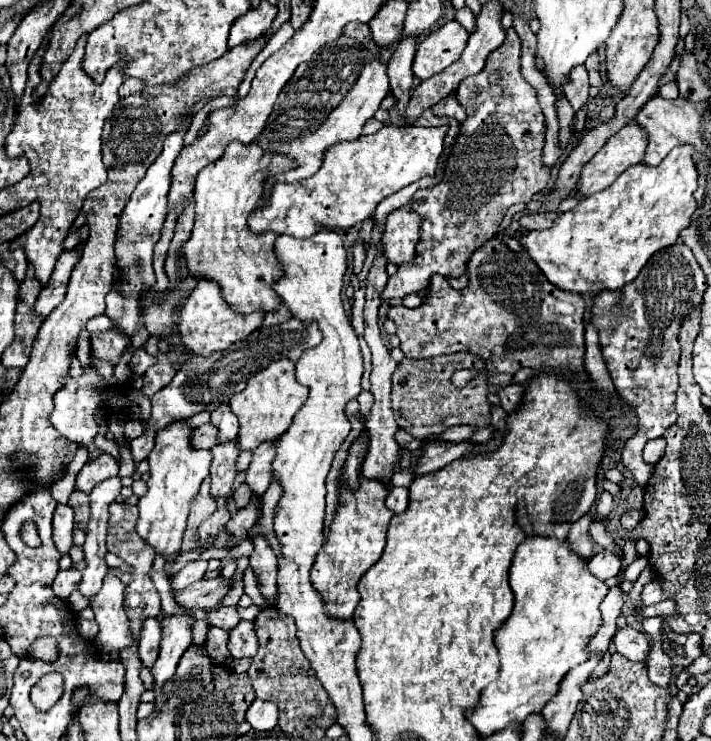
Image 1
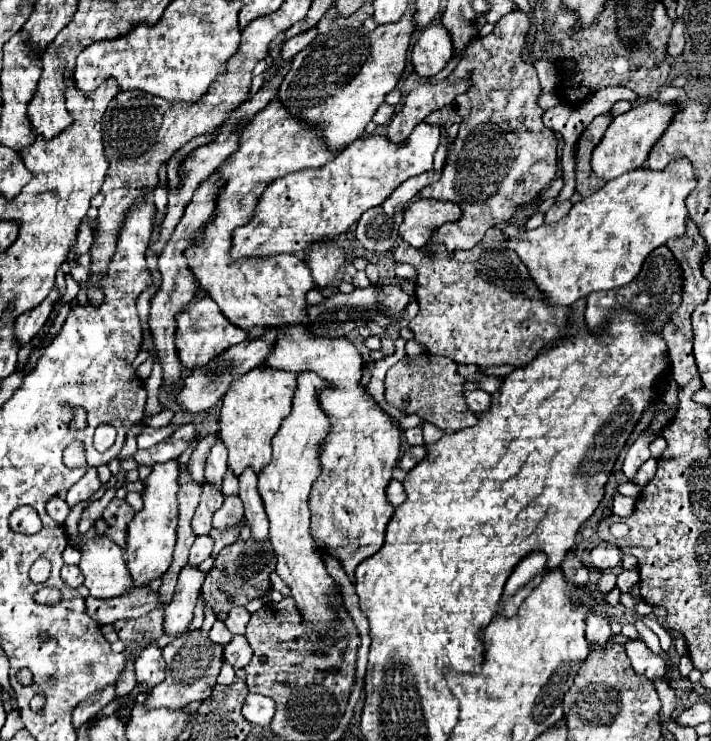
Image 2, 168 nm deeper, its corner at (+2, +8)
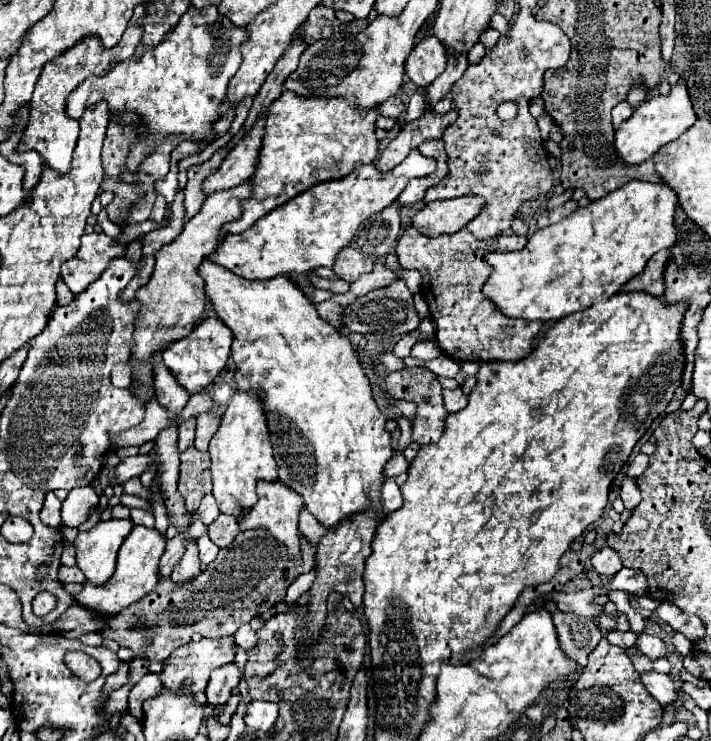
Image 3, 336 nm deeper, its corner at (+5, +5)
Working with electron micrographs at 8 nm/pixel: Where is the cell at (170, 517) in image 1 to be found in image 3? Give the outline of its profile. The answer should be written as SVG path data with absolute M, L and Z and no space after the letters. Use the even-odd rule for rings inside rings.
M136 525L118 551L116 571L110 577L110 581L102 585L94 585L86 581L82 585L82 591L72 595L74 603L82 605L84 609L90 609L92 613L98 613L100 617L112 617L120 613L126 605L140 601L146 593L150 593L158 585L158 561L164 553L164 547L166 547L166 539L156 529L146 529L142 525Z

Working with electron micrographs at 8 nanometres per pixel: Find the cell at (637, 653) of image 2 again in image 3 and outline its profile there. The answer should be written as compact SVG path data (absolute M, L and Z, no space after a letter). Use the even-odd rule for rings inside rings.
M652 671L652 673L642 675L642 683L644 683L644 687L658 699L658 703L660 703L662 707L666 707L666 705L670 705L670 703L676 703L678 691L676 691L674 681L672 681L668 675Z

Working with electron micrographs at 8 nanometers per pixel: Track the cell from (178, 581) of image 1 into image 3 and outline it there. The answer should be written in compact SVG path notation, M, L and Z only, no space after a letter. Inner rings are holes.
M202 535L200 539L196 539L196 543L198 543L198 551L200 551L200 561L206 565L212 563L218 555L218 545L214 545L208 535Z

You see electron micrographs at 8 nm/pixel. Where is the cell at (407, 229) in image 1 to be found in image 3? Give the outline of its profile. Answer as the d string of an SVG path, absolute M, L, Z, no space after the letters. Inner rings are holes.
M464 195L448 201L428 203L418 215L412 219L412 225L422 233L436 237L442 233L456 233L466 227L482 209L486 201L478 195Z

